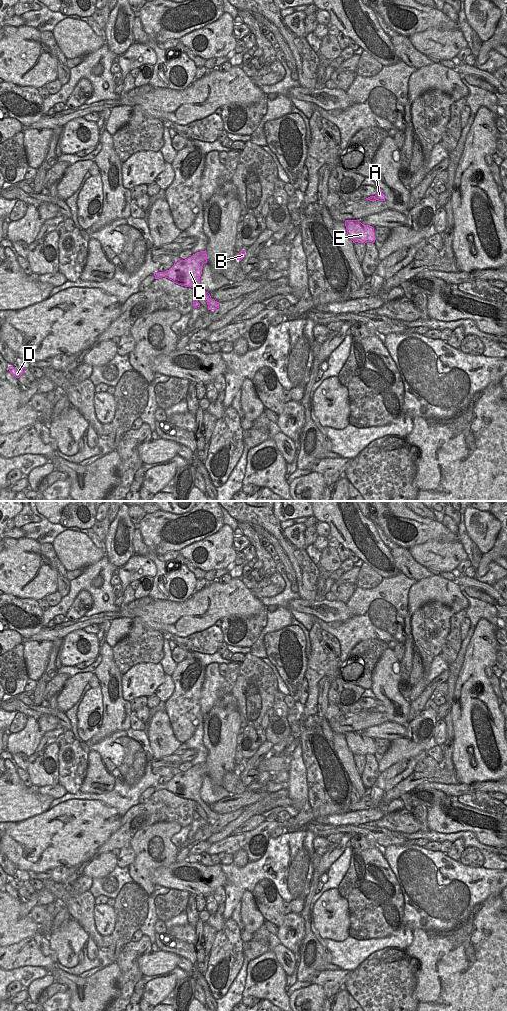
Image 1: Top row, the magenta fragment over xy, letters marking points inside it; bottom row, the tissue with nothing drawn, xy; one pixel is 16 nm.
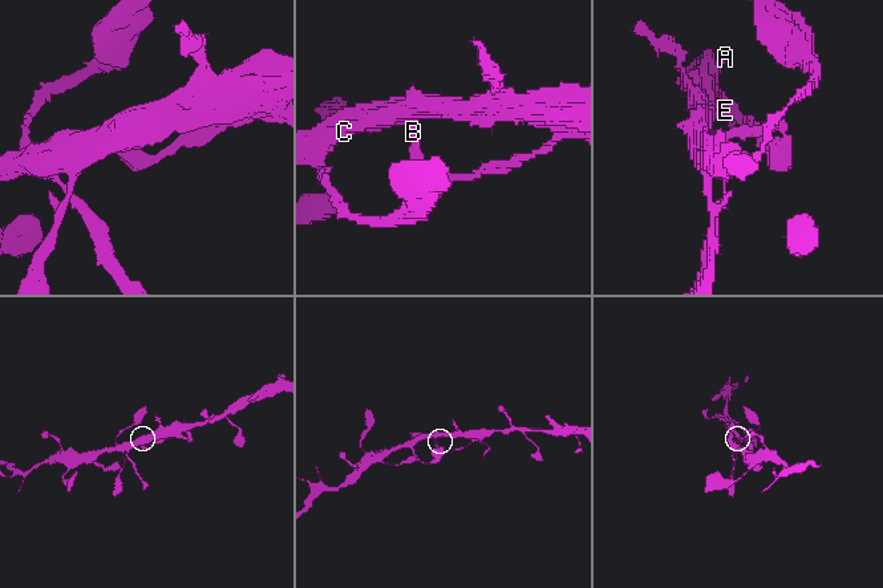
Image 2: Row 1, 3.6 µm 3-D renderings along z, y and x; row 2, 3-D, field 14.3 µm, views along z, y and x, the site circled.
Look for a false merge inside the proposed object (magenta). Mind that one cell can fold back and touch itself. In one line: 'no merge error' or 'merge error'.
no merge error

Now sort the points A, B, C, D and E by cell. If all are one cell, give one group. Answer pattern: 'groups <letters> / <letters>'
groups A B C D E

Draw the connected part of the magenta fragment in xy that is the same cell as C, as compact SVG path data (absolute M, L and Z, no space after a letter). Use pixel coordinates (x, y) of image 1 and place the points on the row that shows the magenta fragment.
M206 250L197 252L185 260L178 259L169 270L165 272L157 270L154 276L155 279L165 277L178 285L198 290L207 302L208 310L216 310L219 308L219 302L212 299L210 294L200 286L200 277L204 263L207 263Z

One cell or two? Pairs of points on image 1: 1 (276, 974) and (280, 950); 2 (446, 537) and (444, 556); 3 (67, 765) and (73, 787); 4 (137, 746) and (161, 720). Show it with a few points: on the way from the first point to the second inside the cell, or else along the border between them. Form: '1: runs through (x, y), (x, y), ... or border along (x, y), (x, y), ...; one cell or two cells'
1: border along (279, 943), (273, 948), (273, 952), (287, 974); two cells
2: border along (458, 540), (450, 542), (427, 540), (421, 543); two cells
3: runs through (72, 770), (72, 782); one cell
4: border along (146, 734), (154, 757); two cells

